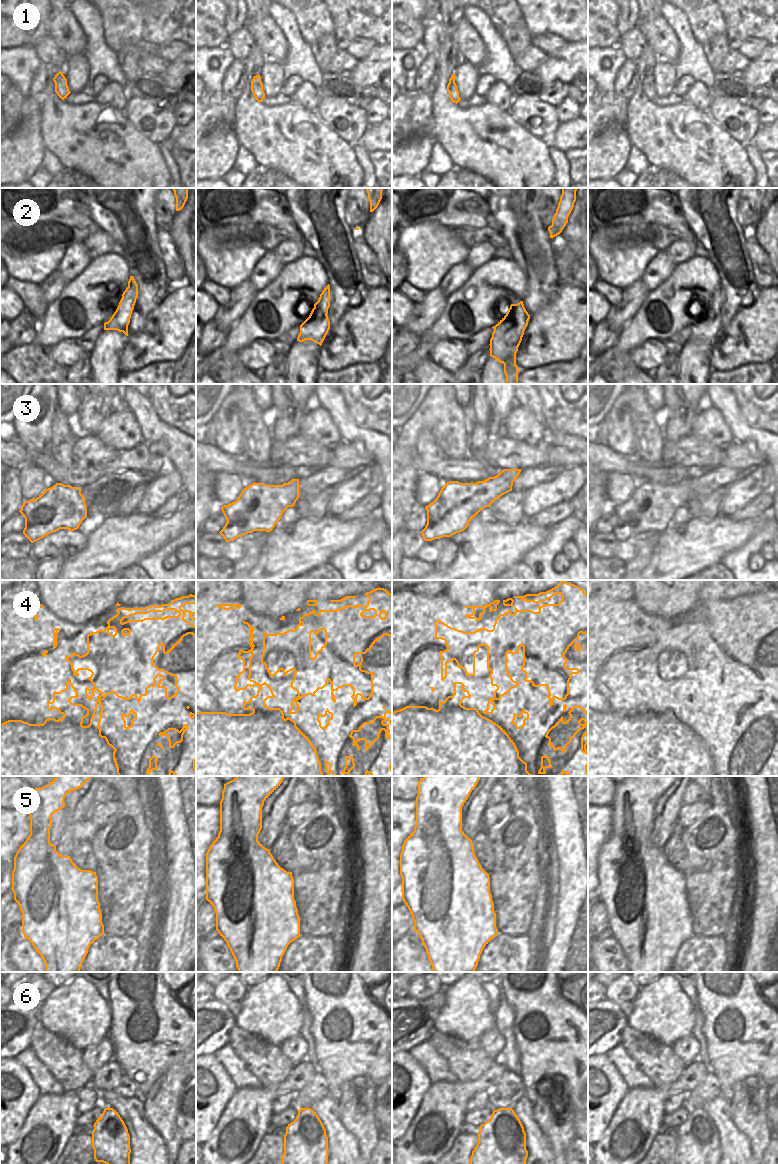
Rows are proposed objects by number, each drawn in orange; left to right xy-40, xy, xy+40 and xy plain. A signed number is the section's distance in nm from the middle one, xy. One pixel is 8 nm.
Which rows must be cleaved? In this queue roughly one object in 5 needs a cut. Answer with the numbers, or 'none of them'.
2

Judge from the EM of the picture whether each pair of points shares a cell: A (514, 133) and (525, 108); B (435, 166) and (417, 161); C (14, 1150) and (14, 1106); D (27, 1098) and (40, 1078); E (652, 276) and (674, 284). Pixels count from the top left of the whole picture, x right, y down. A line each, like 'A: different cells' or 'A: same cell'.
A: different cells
B: different cells
C: different cells
D: different cells
E: different cells

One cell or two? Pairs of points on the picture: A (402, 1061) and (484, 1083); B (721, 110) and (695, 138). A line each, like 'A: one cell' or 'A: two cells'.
A: two cells
B: two cells

